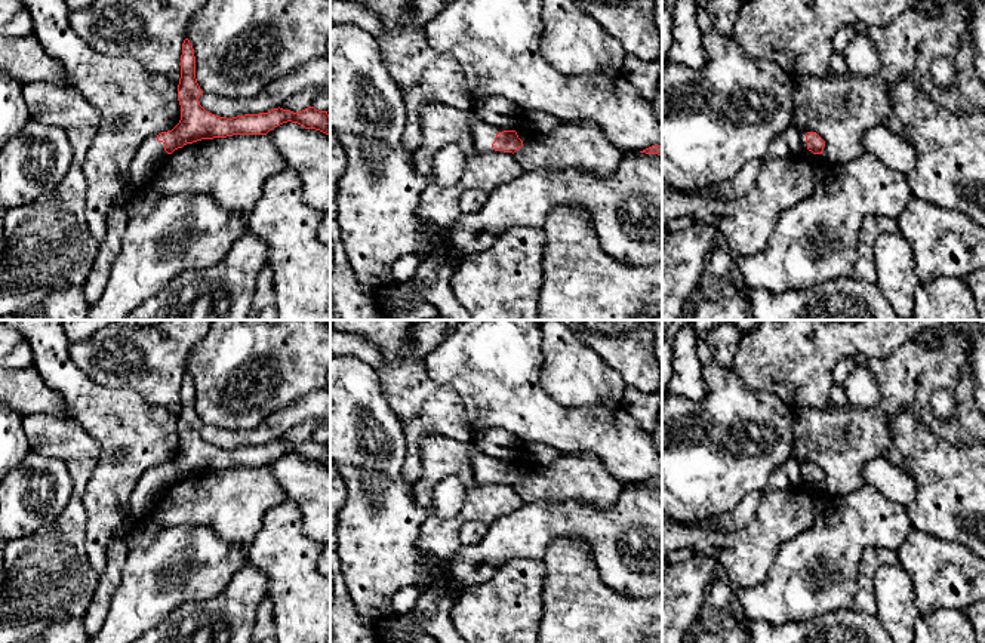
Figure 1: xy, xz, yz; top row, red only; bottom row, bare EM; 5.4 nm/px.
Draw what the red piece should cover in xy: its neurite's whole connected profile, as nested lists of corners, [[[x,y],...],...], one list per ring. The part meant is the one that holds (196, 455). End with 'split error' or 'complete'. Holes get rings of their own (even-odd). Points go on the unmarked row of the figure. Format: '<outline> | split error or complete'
[[[185,370],[182,375],[181,410],[178,416],[181,452],[172,462],[151,467],[141,476],[129,498],[130,516],[133,519],[138,520],[148,516],[173,483],[201,471],[233,467],[267,467],[274,459],[287,453],[330,467],[330,447],[327,443],[318,443],[314,439],[308,439],[299,444],[278,439],[268,444],[227,450],[206,443],[198,433],[201,427],[203,422],[196,410],[194,381],[190,372]]] | split error

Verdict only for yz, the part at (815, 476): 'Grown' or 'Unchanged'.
Grown

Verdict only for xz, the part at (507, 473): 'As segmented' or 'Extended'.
Extended

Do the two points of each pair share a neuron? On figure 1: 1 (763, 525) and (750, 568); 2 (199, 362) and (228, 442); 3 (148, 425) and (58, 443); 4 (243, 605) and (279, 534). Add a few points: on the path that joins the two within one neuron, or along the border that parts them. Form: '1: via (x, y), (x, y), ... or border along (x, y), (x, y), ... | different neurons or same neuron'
1: via (763, 535), (750, 551), (750, 557) | same neuron
2: border along (203, 422), (227, 428), (256, 427) | different neurons
3: border along (70, 417), (99, 446), (99, 461), (95, 470) | different neurons
4: border along (248, 557), (264, 575), (268, 596) | different neurons

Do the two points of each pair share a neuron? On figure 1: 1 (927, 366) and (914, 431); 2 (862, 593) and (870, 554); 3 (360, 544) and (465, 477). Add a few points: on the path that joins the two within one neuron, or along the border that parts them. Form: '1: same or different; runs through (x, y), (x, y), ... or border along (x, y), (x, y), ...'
1: different; border along (887, 420), (901, 409), (908, 408), (944, 439)
2: same; runs through (865, 584), (865, 571), (870, 563)
3: different; border along (412, 485), (415, 502), (427, 513), (419, 542)

